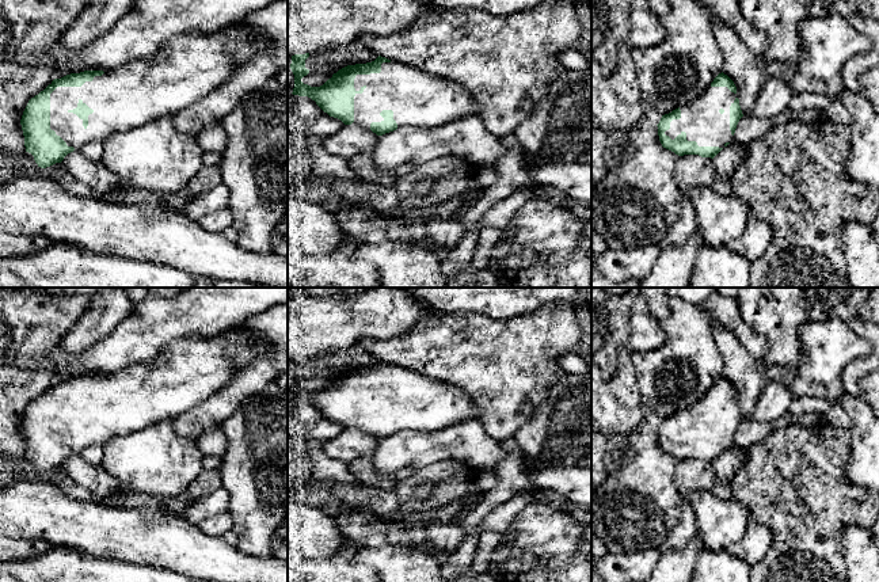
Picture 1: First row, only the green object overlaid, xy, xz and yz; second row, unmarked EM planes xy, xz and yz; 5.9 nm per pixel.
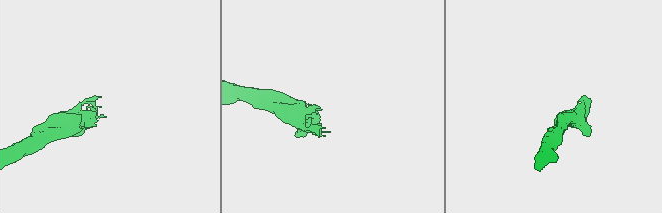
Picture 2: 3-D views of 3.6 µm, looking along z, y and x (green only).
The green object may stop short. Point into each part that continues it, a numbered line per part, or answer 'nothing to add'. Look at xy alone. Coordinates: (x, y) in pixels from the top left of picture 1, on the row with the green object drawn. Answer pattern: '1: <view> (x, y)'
1: xy (189, 68)

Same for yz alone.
1: yz (700, 120)

